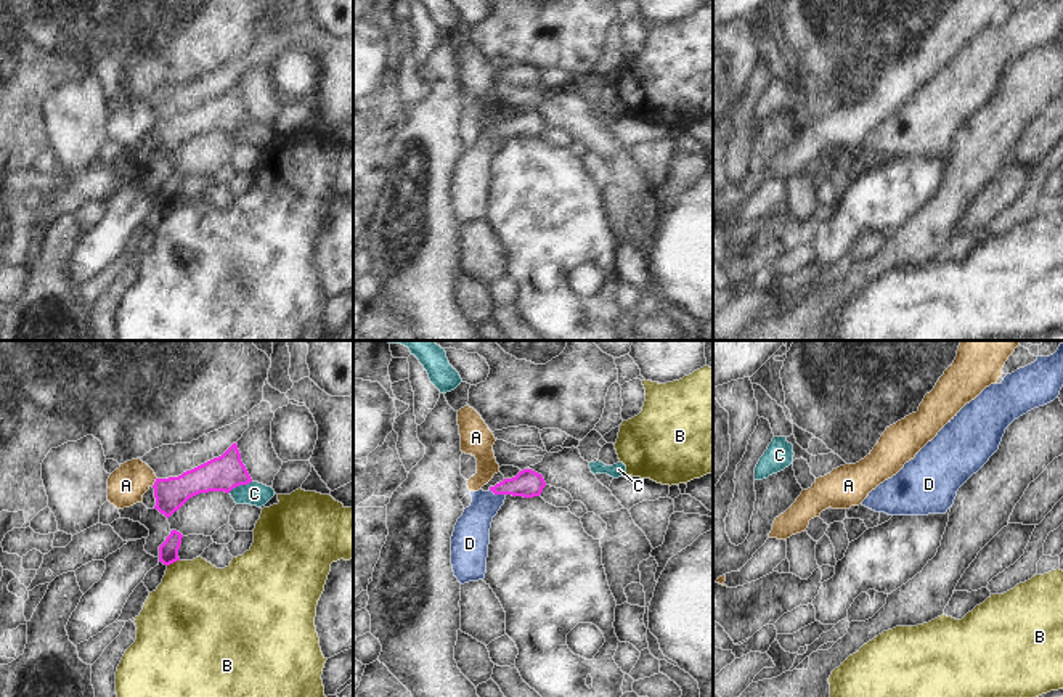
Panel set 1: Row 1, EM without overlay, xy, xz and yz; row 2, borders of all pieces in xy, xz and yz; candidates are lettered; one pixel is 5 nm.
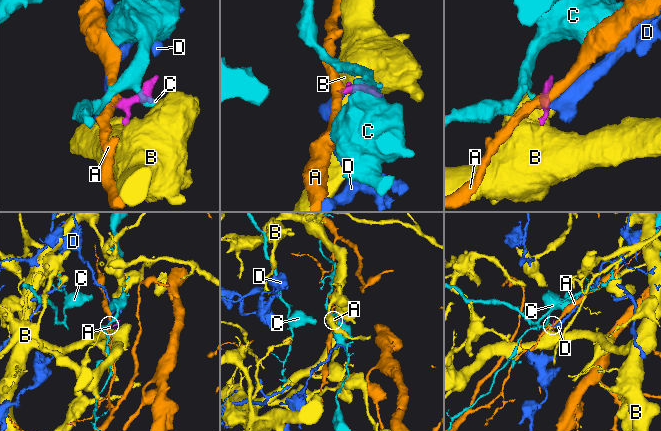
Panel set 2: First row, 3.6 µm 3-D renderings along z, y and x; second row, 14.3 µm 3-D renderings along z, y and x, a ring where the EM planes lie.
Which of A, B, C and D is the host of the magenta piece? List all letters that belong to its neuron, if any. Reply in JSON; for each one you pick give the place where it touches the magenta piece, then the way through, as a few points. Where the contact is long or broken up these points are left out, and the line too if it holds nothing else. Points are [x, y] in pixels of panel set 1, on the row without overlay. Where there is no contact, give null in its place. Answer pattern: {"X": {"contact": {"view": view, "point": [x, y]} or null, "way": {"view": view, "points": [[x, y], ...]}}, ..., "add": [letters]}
{"D": {"contact": {"view": "xz", "point": [498, 134]}, "way": {"view": "xz", "points": [[527, 124], [505, 127], [498, 134], [476, 159], [471, 175]]}}, "add": ["D"]}

